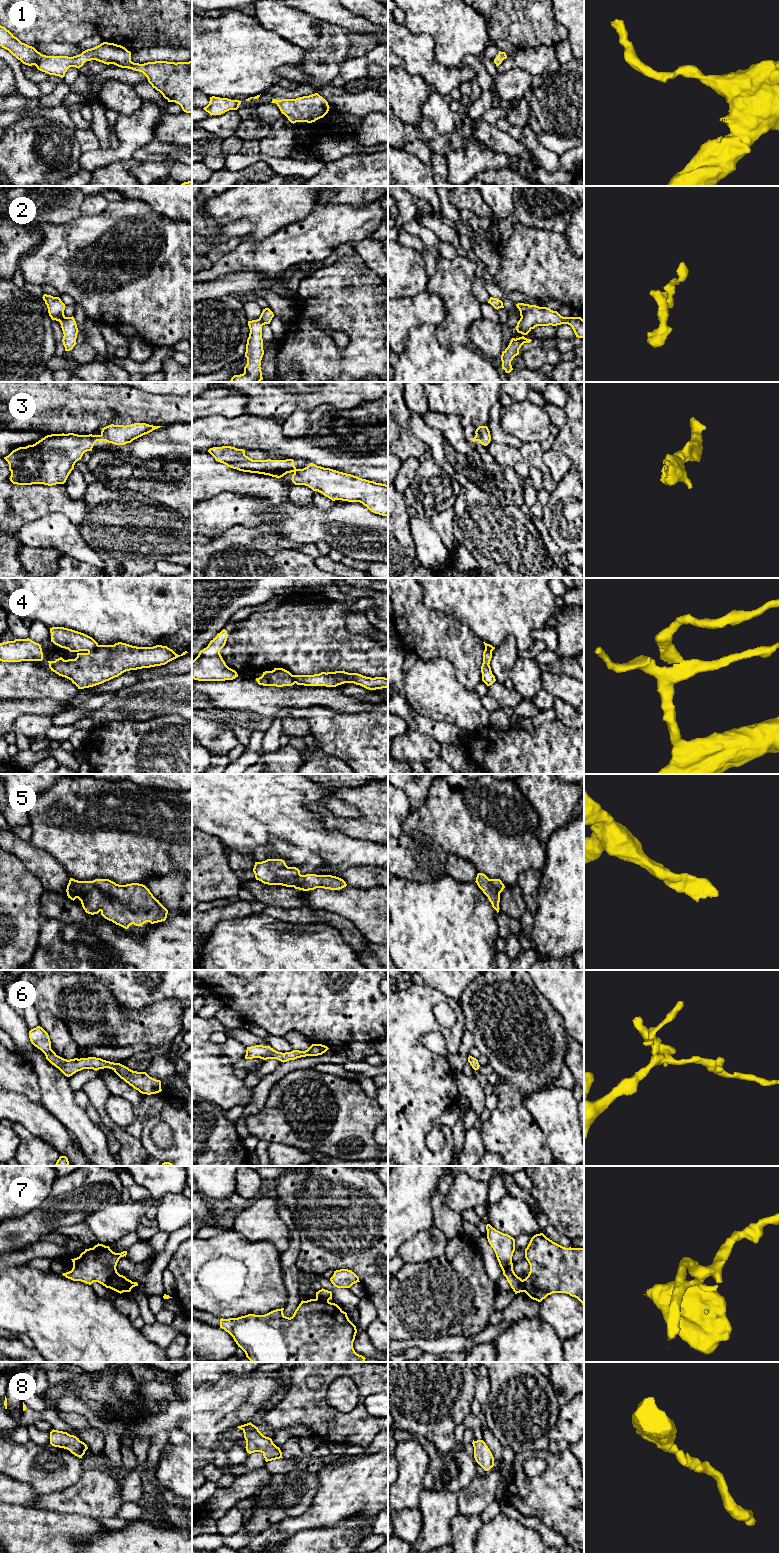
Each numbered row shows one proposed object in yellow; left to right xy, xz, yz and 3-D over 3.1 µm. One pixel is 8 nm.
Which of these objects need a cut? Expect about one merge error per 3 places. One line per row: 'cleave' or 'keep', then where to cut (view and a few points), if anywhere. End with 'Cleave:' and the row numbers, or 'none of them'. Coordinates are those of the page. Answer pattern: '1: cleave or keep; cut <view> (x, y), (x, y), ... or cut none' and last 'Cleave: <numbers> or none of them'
1: keep; cut none
2: keep; cut none
3: keep; cut none
4: cleave; cut xy (99, 645), (88, 652)
5: keep; cut none
6: keep; cut none
7: cleave; cut xz (316, 1298), (328, 1301)
8: keep; cut none
Cleave: 4, 7

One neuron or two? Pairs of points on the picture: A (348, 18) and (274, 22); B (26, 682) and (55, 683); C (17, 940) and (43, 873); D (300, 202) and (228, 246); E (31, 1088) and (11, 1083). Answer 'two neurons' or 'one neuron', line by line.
A: two neurons
B: one neuron
C: two neurons
D: two neurons
E: one neuron

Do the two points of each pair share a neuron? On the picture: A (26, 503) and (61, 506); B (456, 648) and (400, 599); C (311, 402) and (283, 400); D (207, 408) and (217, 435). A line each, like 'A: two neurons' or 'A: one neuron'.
A: one neuron
B: one neuron
C: one neuron
D: two neurons

